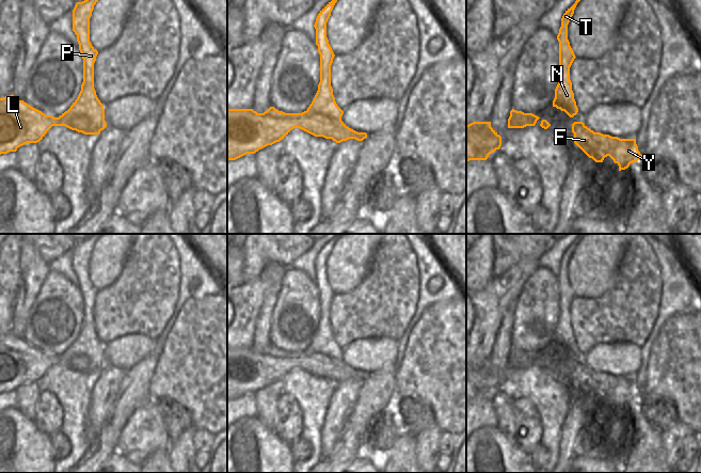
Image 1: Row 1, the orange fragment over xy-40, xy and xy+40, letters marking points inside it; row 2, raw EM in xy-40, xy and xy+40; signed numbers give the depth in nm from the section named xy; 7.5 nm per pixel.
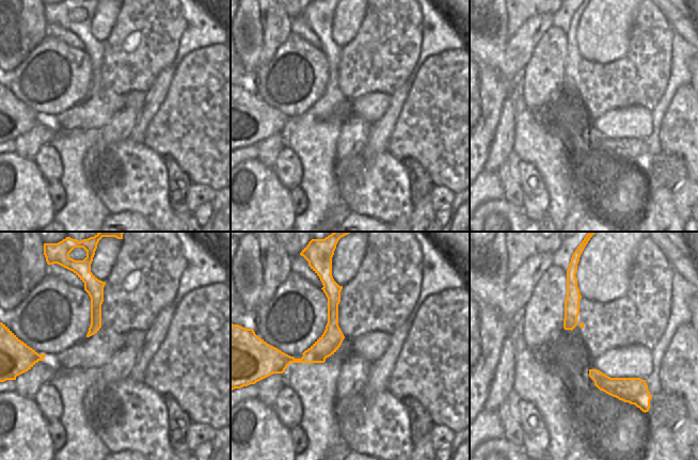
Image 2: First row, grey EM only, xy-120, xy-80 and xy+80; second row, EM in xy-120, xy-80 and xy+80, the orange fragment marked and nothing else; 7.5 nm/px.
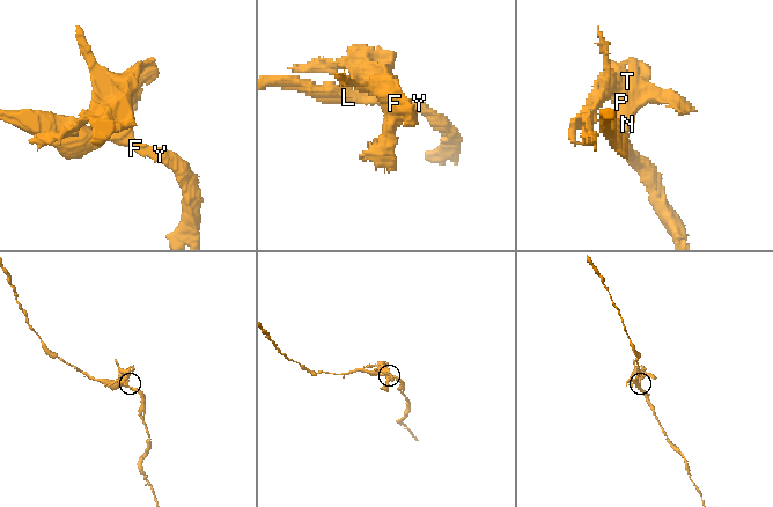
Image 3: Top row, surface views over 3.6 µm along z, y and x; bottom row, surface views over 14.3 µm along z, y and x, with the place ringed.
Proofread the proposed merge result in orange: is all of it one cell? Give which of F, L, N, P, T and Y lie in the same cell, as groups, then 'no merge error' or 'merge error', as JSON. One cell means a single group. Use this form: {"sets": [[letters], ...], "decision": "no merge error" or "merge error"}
{"sets": [["F", "L", "N", "P", "T", "Y"]], "decision": "no merge error"}

